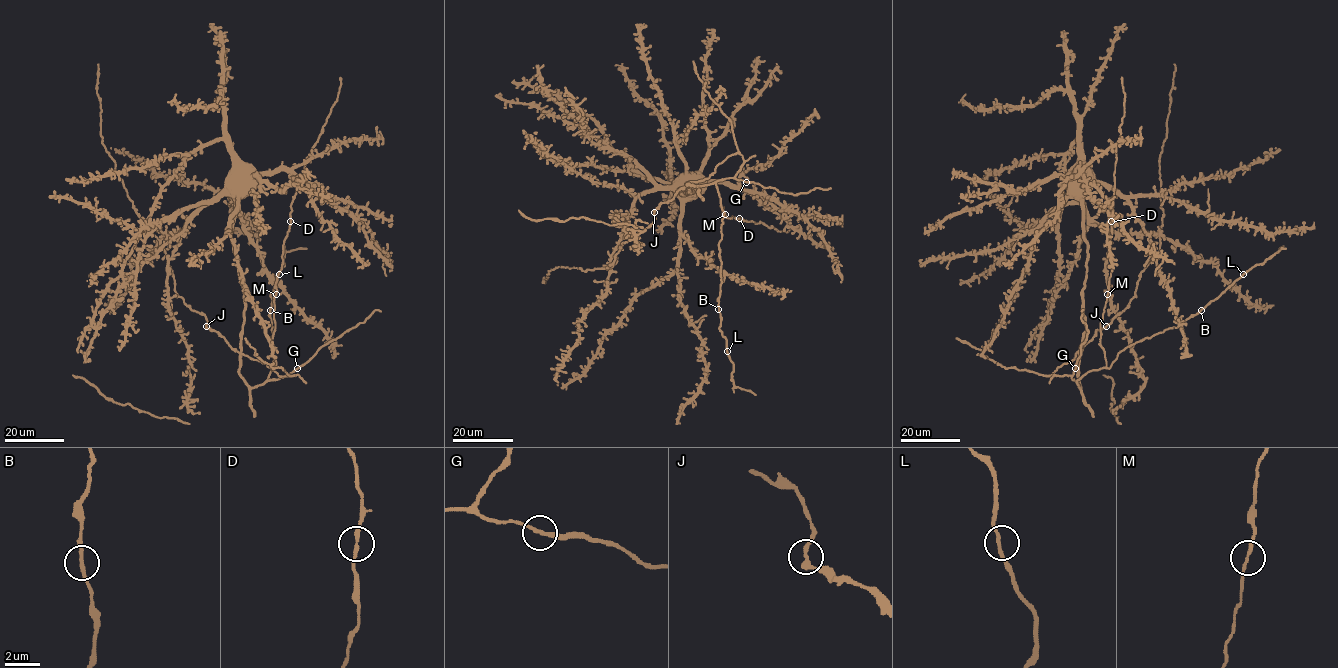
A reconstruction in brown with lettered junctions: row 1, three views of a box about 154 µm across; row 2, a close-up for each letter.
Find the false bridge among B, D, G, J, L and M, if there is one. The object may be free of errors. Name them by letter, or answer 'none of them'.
none of them

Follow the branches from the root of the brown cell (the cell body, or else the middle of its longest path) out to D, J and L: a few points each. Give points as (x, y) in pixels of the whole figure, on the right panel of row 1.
D: (1069, 178), (1082, 204), (1088, 253), (1079, 387), (1078, 379), (1106, 366), (1100, 322), (1111, 269), (1111, 221)
J: (1069, 178), (1093, 221), (1117, 233), (1156, 233), (1160, 239), (1160, 250), (1140, 274), (1135, 295), (1105, 326)
L: (1069, 178), (1088, 253), (1079, 387), (1088, 372), (1180, 326), (1243, 274)

